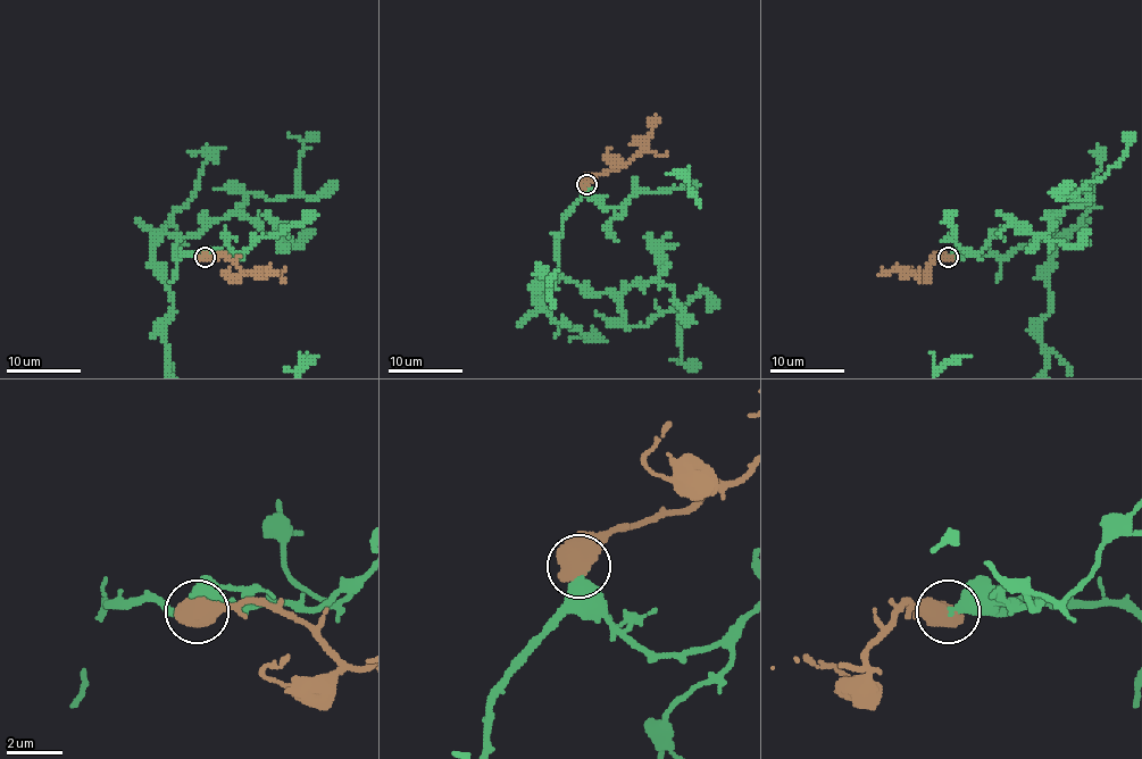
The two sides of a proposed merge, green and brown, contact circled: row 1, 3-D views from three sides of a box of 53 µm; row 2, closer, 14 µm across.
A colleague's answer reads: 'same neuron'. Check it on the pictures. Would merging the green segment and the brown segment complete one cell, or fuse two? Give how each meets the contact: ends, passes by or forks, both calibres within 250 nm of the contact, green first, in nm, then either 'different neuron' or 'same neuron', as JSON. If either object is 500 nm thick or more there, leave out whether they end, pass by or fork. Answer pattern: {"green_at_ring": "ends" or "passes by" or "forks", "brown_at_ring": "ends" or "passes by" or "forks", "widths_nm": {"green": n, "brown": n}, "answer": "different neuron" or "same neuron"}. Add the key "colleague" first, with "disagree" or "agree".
{"colleague": "agree", "widths_nm": {"green": 440, "brown": 850}, "answer": "same neuron"}

